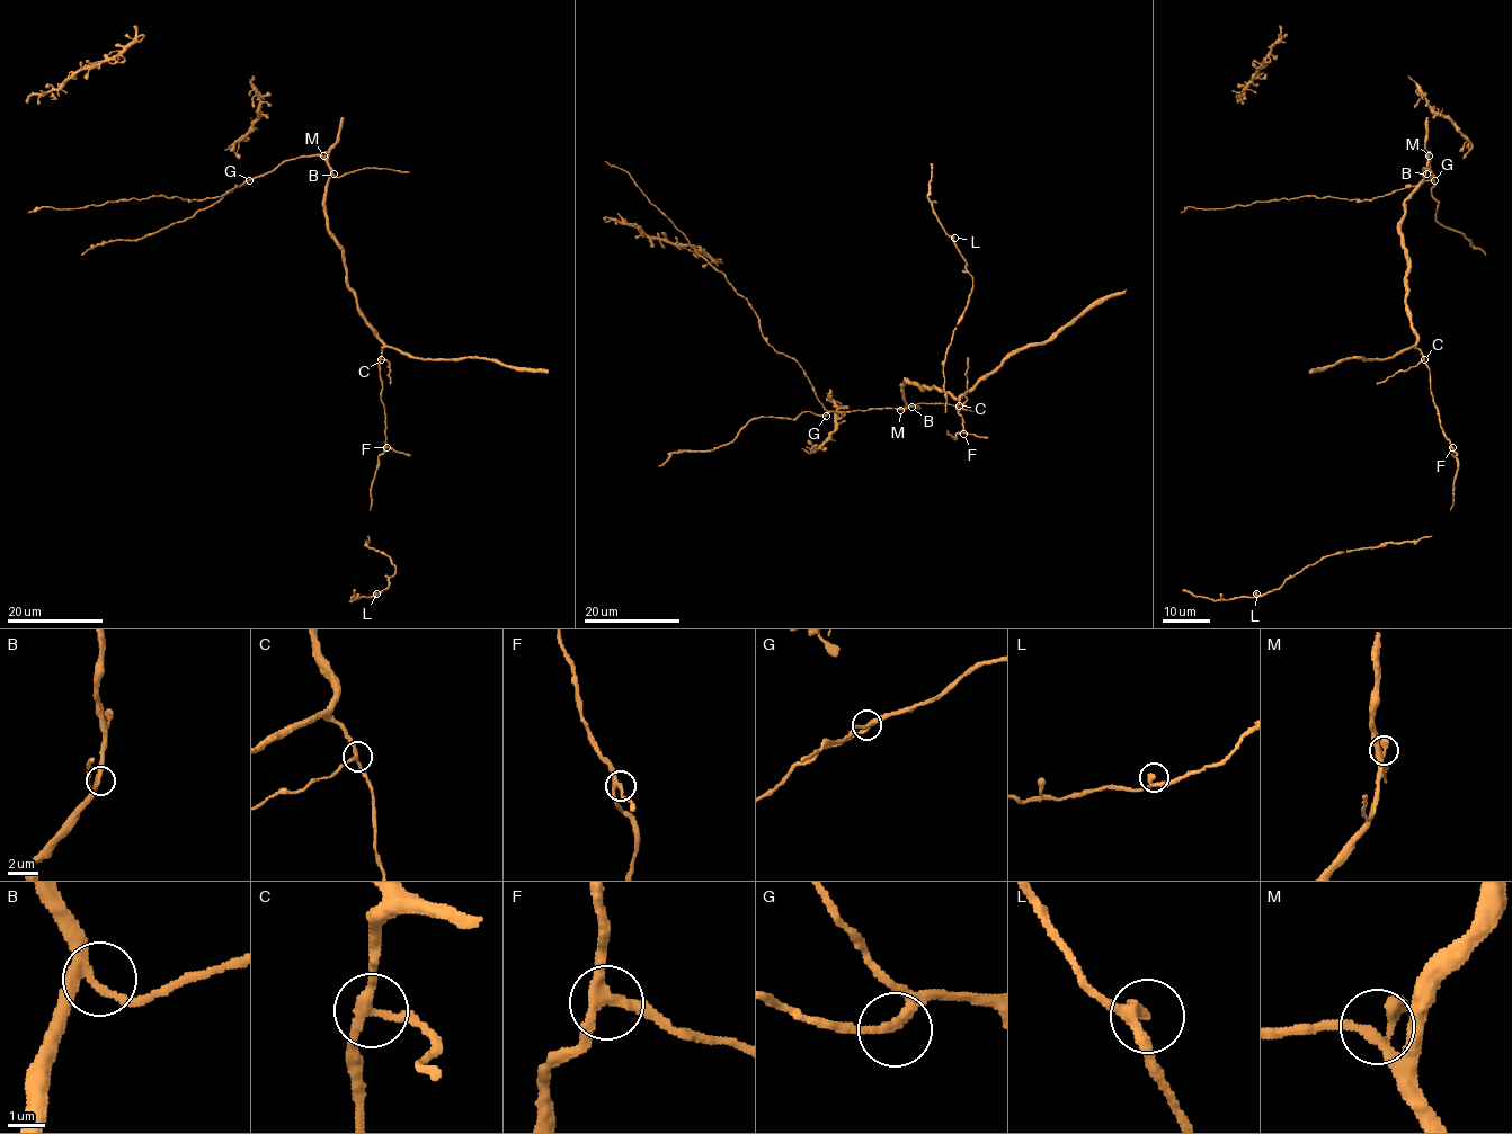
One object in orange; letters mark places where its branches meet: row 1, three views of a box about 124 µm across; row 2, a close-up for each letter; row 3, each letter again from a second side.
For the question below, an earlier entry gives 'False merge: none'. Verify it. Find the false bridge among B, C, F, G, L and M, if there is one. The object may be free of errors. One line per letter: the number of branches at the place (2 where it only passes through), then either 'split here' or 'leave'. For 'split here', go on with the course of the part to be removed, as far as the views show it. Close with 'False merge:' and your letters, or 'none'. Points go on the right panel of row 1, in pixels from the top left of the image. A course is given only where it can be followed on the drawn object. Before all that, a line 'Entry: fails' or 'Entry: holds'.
Entry: fails
B: 3 branches meet; leave
C: 3 branches meet; split here; foreign part runs (1424, 359), (1376, 384)
F: 3 branches meet; leave
G: 3 branches meet; leave
L: 2 branches meet; leave
M: 3 branches meet; leave
False merge: C

